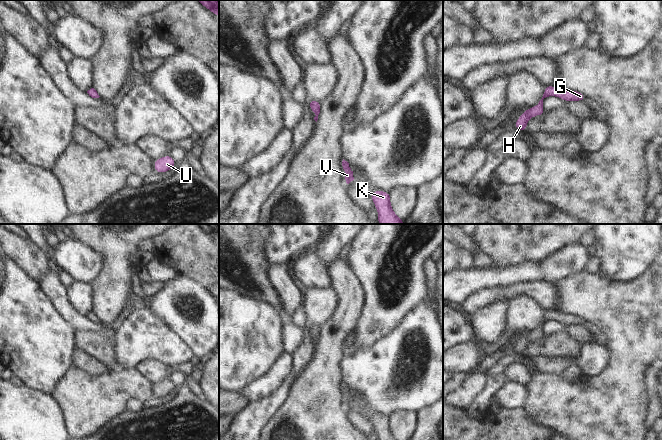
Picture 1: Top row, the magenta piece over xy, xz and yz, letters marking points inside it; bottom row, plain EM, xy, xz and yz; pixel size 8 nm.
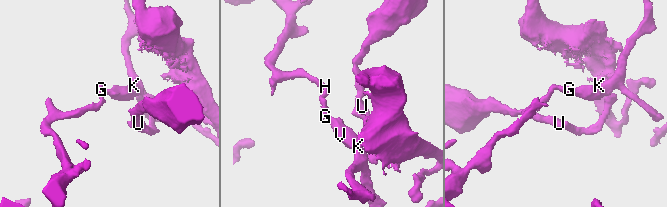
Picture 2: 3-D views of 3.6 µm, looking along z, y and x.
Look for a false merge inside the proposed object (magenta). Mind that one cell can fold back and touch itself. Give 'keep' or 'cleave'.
keep

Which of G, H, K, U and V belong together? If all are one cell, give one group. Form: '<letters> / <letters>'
G H K U V

